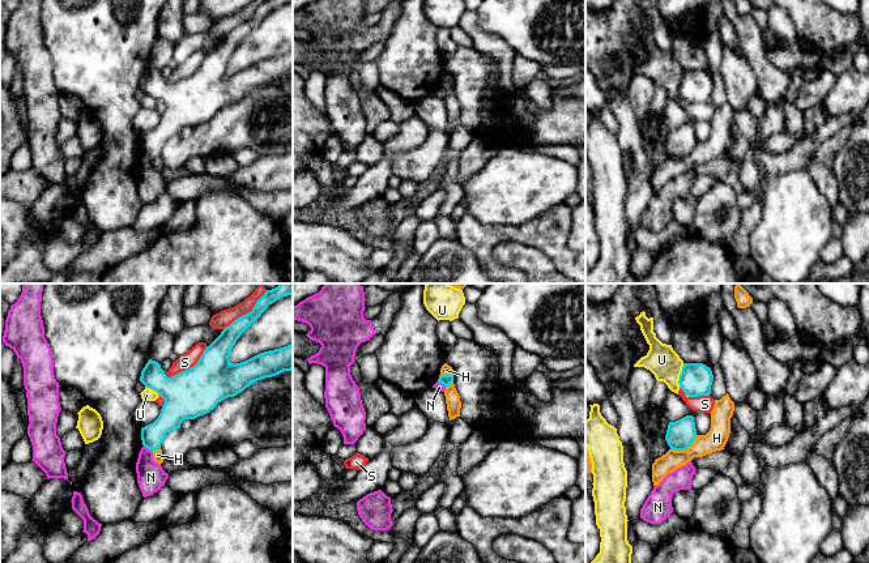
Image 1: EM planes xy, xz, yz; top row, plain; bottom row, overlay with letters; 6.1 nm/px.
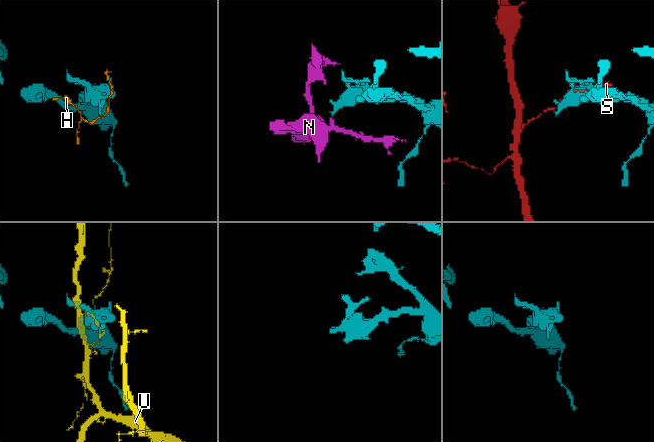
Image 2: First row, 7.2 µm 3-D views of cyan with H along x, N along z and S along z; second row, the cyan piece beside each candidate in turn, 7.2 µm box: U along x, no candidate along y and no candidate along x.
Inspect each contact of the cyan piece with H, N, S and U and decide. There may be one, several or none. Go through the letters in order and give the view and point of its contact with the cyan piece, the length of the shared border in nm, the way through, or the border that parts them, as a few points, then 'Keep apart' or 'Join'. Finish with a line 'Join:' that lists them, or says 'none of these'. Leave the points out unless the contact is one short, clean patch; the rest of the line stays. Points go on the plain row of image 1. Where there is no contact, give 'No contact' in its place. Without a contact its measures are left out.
H: Touches cyan at yz (685, 156). Shared border 190 nm. Boundary: yz (697, 143), (686, 156), (671, 157). Keep apart
N: Touches cyan at xy (148, 156). Shared border 70 nm. Boundary: xy (144, 153), (152, 160). Keep apart
S: Touches cyan at xy (190, 76). Shared border 320 nm. Keep apart
U: Touches cyan at yz (680, 82). Shared border 160 nm. Keep apart
Join: none of these

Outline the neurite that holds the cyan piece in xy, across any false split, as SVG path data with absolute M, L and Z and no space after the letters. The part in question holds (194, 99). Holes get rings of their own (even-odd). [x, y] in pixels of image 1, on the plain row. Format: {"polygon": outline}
{"polygon": "M265 0L251 20L234 27L206 54L189 77L167 85L158 69L148 68L140 89L156 98L165 111L158 125L141 136L144 154L152 159L159 157L166 141L180 136L184 127L195 127L209 120L218 110L237 103L257 88L293 77L293 51L235 72L229 67L240 42L269 12L287 3L293 0Z"}

